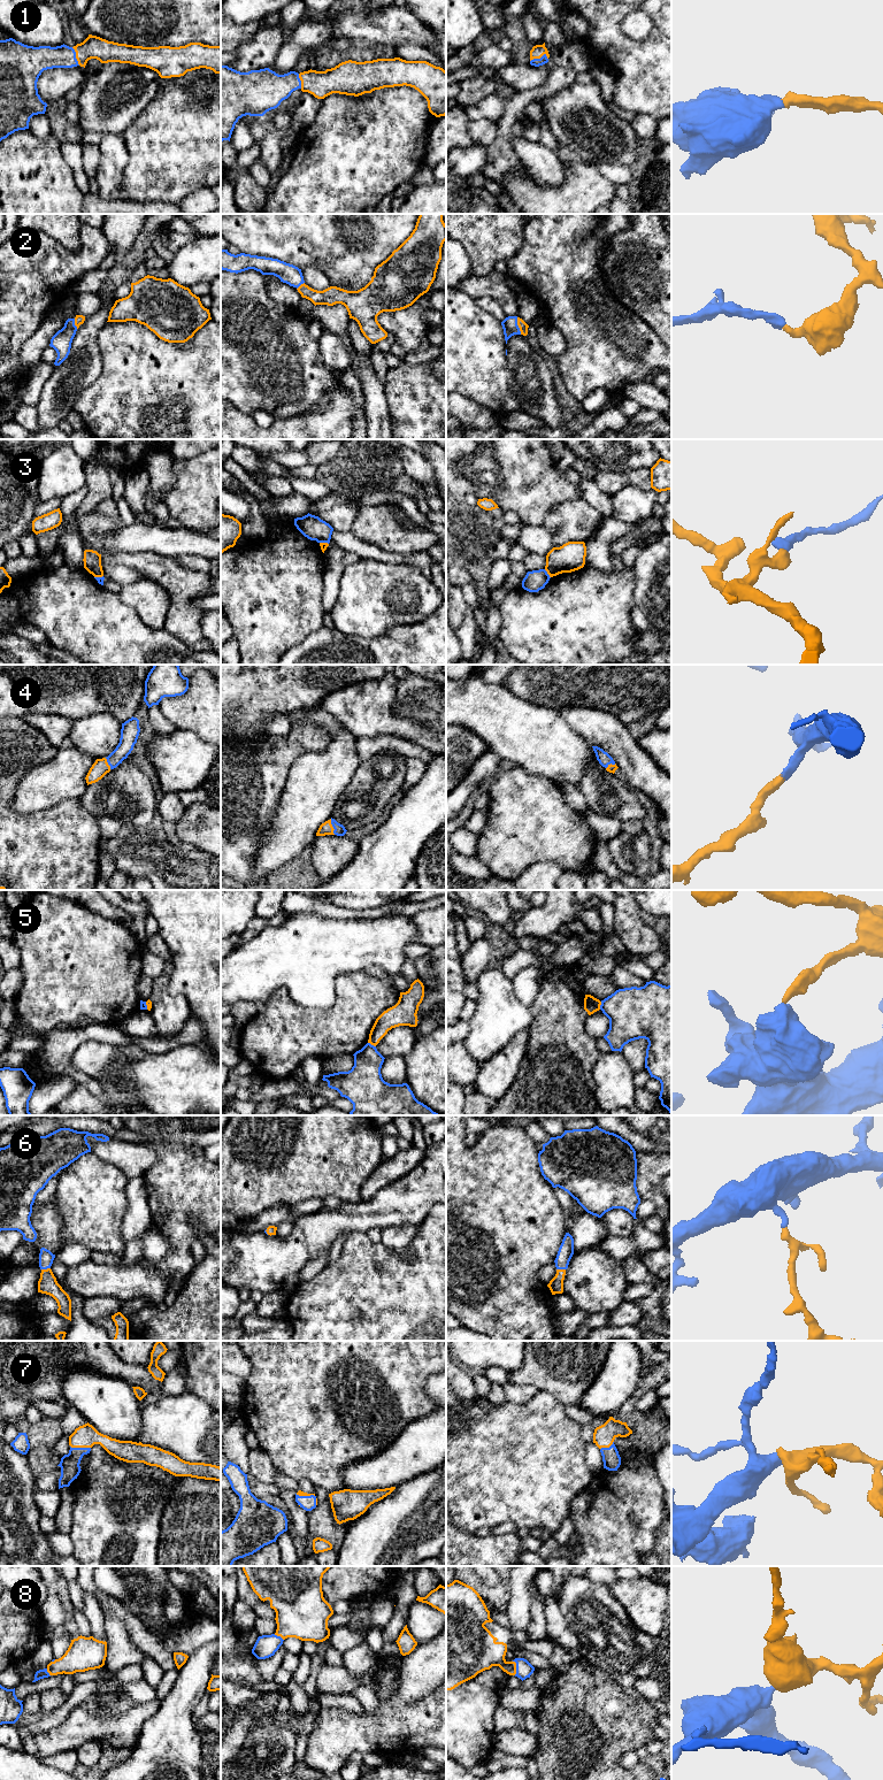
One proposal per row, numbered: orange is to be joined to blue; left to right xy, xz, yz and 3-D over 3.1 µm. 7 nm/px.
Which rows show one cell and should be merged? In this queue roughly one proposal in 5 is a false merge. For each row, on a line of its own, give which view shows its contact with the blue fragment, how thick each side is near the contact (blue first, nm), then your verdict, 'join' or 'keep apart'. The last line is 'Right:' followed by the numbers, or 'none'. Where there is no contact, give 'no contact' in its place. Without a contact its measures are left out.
1: meets blue in yz; 60 nm thick on the blue side, 90 nm on the other; join
2: meets blue in yz; 110 nm thick on the blue side, 70 nm on the other; join
3: meets blue in yz; 140 nm thick on the blue side, 200 nm on the other; keep apart
4: meets blue in xz; 80 nm thick on the blue side, 90 nm on the other; join
5: meets blue in xz; 240 nm thick on the blue side, 140 nm on the other; keep apart
6: meets blue in xy; 100 nm thick on the blue side, 140 nm on the other; join
7: meets blue in xy; 140 nm thick on the blue side, 160 nm on the other; join
8: meets blue in yz; 110 nm thick on the blue side, 220 nm on the other; join
Right: 1, 2, 4, 6, 7, 8

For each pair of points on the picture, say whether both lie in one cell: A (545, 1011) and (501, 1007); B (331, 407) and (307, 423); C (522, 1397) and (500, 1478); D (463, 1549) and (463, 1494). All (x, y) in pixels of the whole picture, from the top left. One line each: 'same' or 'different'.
A: different
B: same
C: different
D: different

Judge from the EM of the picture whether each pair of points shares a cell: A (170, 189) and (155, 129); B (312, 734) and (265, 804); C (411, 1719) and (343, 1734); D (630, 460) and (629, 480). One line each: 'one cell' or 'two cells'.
A: one cell
B: one cell
C: one cell
D: two cells

